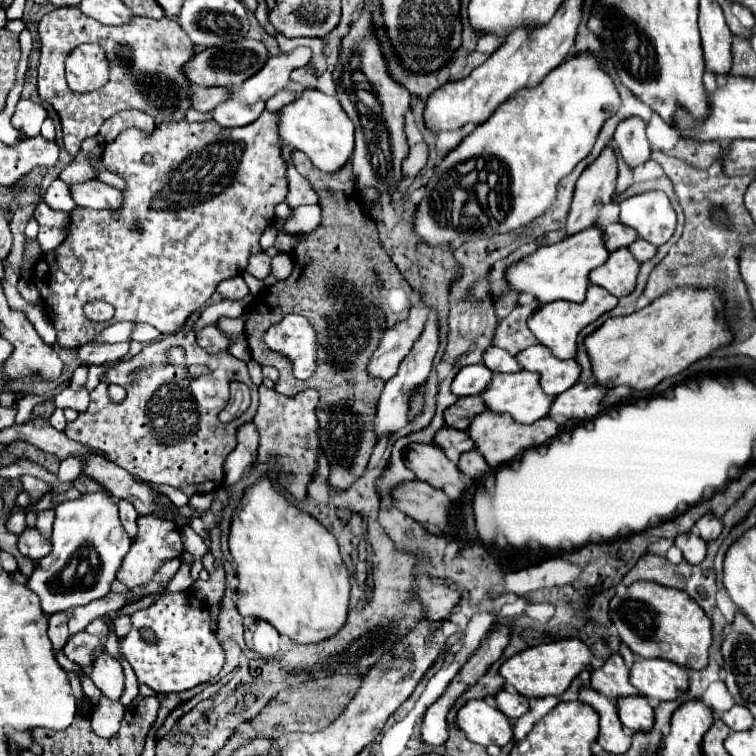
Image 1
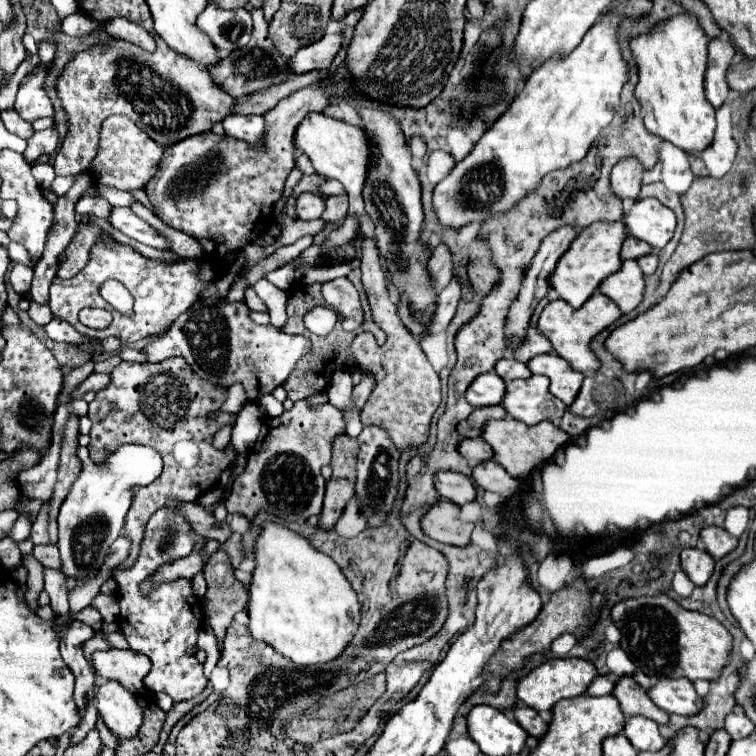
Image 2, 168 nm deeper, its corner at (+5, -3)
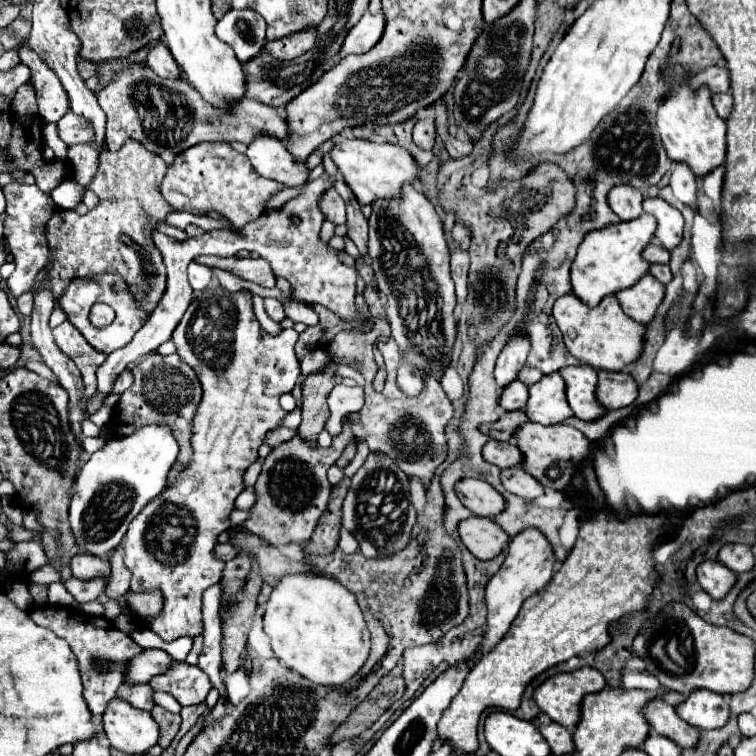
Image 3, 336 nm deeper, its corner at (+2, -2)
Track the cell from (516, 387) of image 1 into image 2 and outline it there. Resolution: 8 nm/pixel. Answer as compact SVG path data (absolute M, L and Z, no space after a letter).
M531 376L527 380L511 380L503 396L503 408L515 420L529 426L543 420L557 420L567 406L549 392L547 376Z

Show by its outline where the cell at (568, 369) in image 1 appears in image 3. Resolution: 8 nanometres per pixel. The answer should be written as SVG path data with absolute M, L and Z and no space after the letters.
M588 365L582 367L564 367L558 371L566 381L566 395L574 415L582 421L596 421L608 413L606 407L596 397L598 377L596 371Z

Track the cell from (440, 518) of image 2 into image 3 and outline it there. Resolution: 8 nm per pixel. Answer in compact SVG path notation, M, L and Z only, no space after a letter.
M470 517L460 523L460 535L468 551L480 561L490 561L498 557L504 547L510 543L510 537L504 533L500 525L486 517Z

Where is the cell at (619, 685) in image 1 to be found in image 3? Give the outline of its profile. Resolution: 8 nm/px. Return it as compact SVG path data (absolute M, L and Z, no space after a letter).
M652 699L646 705L644 715L654 733L672 739L678 747L694 749L698 745L700 731L690 727L684 719L680 719L680 715L674 711L674 707L664 703L662 699Z

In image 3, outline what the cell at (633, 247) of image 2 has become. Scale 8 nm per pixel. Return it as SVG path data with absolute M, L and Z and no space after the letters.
M650 243L650 245L644 249L644 259L646 259L648 263L670 263L670 251L664 249L662 245Z

